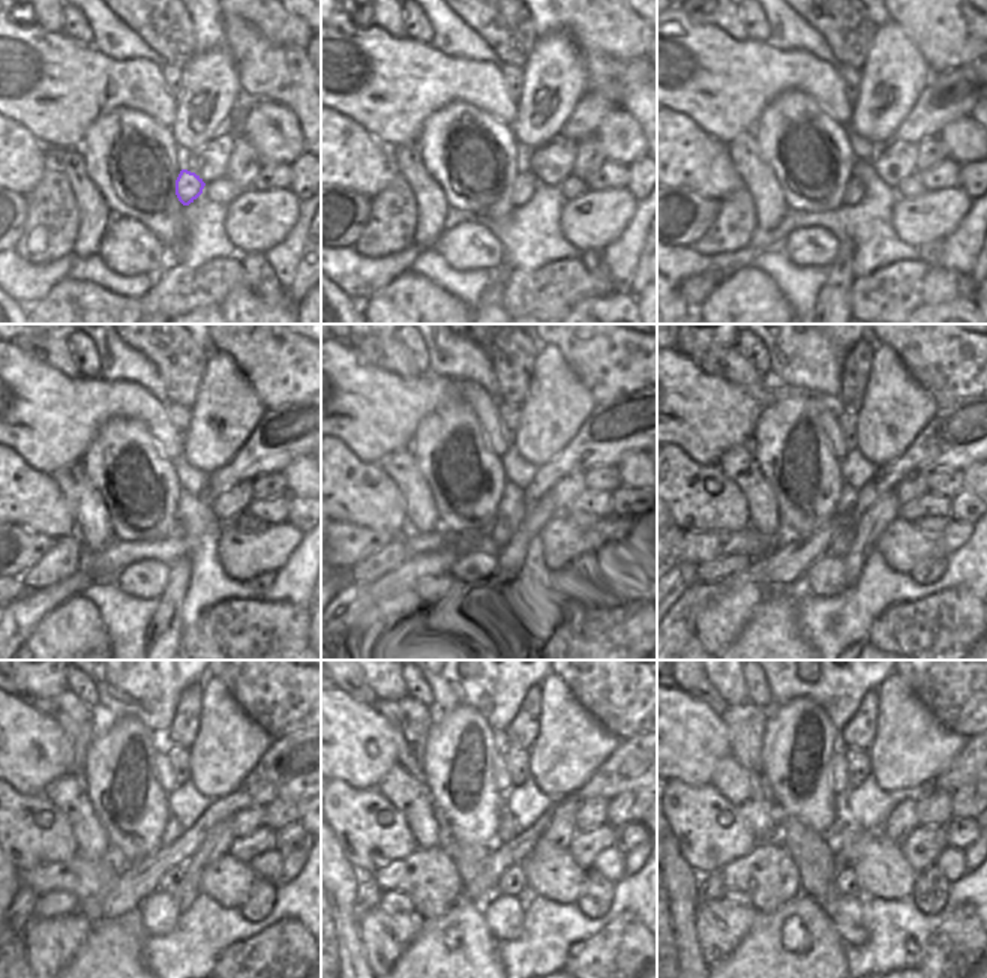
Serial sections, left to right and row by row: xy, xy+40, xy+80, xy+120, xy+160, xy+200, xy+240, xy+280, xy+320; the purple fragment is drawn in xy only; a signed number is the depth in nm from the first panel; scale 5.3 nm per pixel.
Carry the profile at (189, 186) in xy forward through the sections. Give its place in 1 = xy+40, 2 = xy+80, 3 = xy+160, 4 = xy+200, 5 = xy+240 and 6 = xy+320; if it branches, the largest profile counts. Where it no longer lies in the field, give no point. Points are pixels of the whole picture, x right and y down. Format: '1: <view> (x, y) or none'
1: xy+40 (525, 183)
2: xy+80 (854, 192)
3: xy+160 (512, 539)
4: xy+200 (840, 545)
5: xy+240 (171, 882)
6: xy+320 (846, 882)

